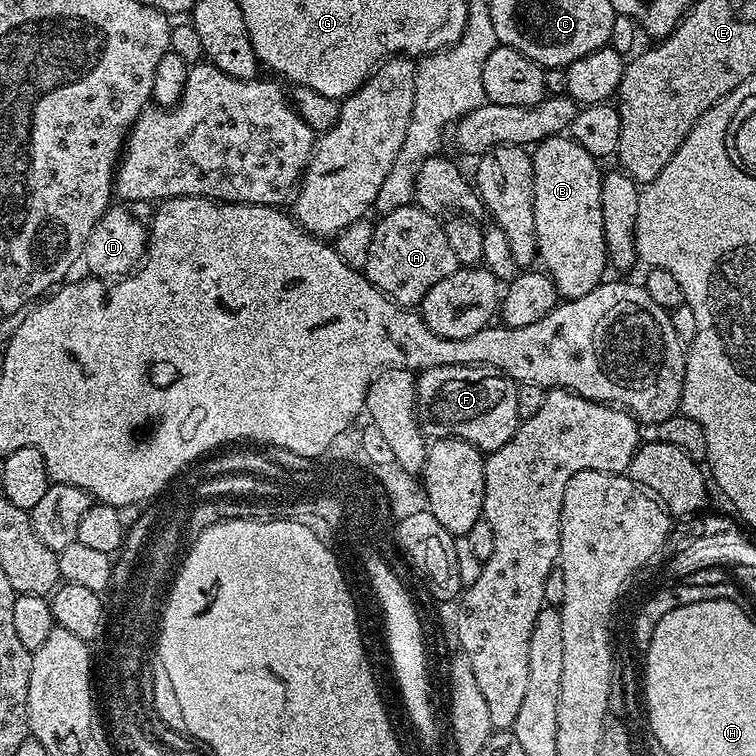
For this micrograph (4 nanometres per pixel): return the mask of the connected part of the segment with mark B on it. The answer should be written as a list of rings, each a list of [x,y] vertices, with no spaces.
[[[568,134],[547,136],[545,140],[541,140],[539,144],[535,145],[531,157],[534,166],[534,230],[538,230],[538,260],[543,271],[547,272],[548,277],[554,282],[557,293],[565,301],[577,300],[584,294],[590,294],[592,290],[600,287],[605,279],[604,268],[609,267],[608,251],[604,241],[604,219],[602,218],[602,168],[596,165],[599,164],[597,157],[586,154],[586,150],[582,150],[582,146],[578,146],[578,142],[574,142],[571,135]]]

